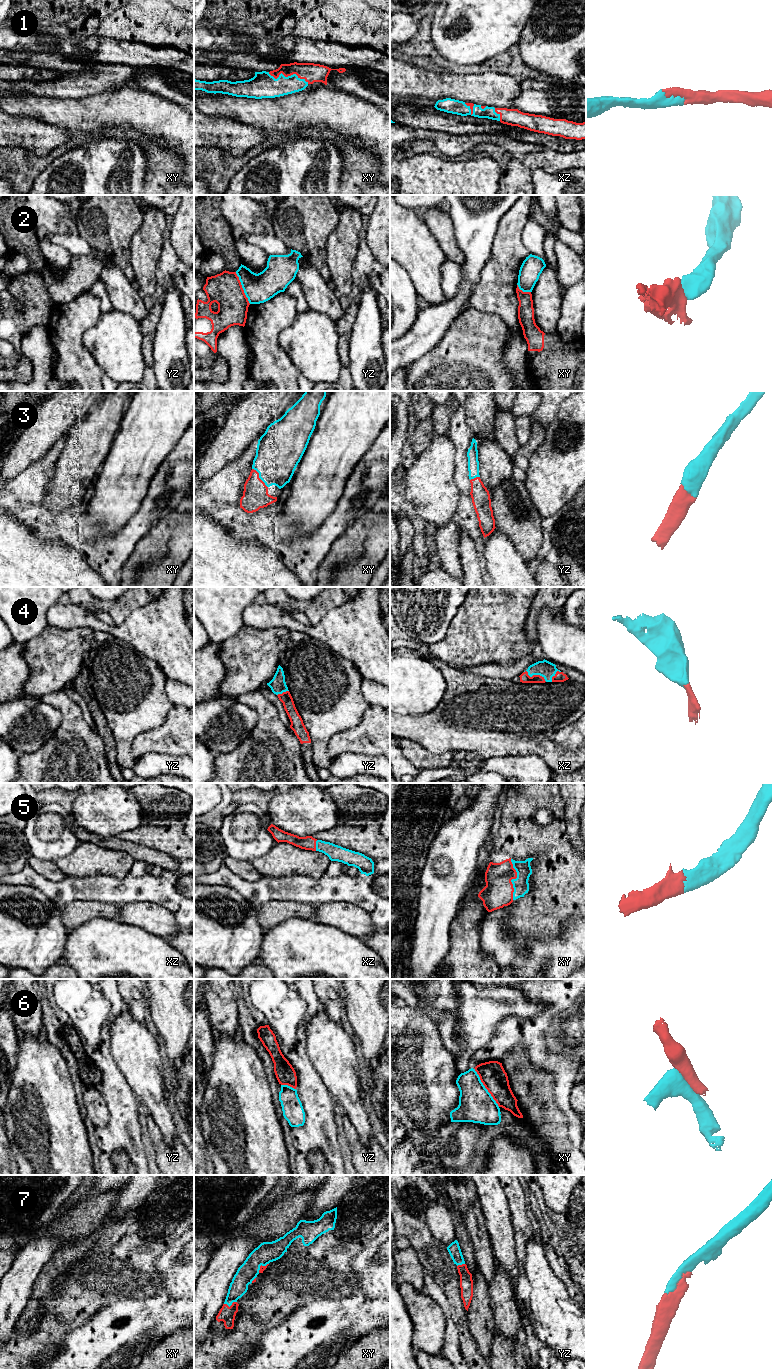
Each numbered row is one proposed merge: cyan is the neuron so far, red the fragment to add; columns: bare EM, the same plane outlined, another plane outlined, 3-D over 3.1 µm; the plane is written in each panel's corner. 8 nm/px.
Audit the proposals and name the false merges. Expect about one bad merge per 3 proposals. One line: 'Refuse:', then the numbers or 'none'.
Refuse: 2, 6

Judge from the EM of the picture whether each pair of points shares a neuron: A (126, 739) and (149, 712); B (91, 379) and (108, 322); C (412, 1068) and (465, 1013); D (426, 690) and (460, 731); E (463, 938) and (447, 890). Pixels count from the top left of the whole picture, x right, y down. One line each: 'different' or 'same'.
A: same
B: different
C: different
D: same
E: different

